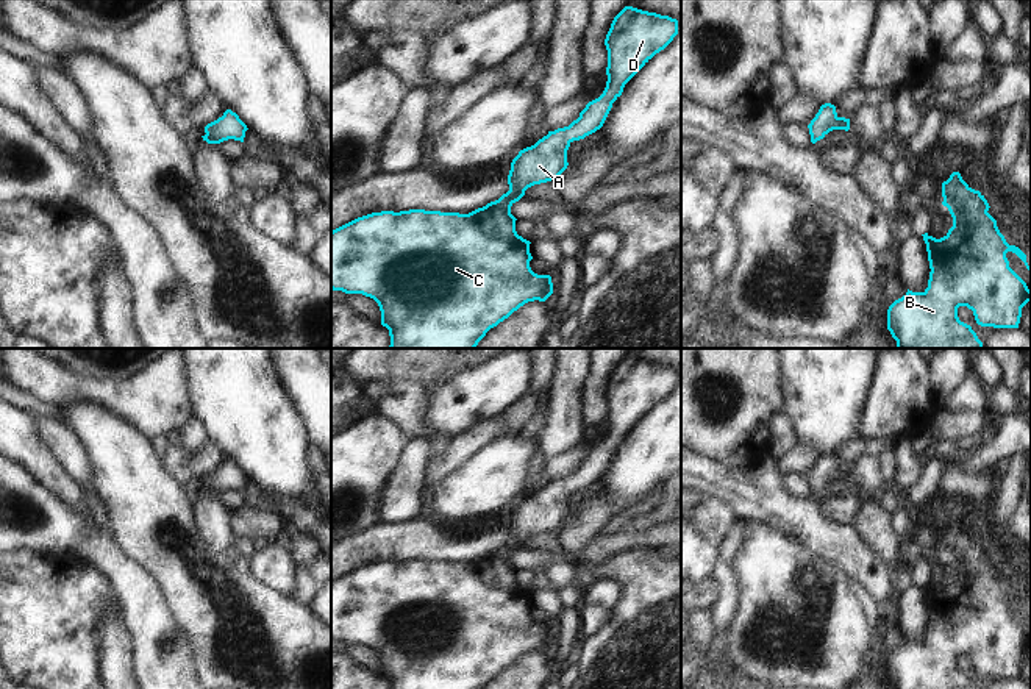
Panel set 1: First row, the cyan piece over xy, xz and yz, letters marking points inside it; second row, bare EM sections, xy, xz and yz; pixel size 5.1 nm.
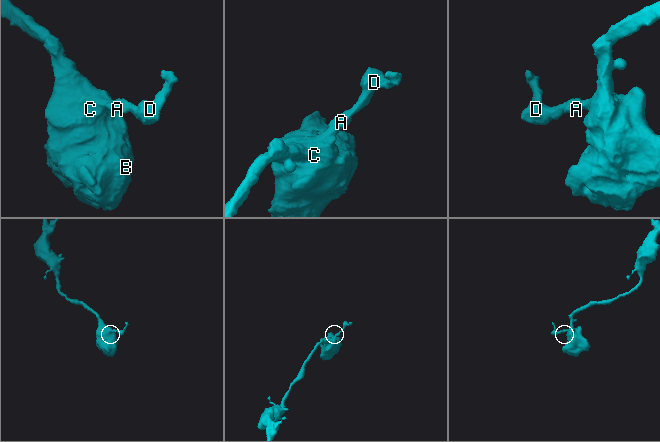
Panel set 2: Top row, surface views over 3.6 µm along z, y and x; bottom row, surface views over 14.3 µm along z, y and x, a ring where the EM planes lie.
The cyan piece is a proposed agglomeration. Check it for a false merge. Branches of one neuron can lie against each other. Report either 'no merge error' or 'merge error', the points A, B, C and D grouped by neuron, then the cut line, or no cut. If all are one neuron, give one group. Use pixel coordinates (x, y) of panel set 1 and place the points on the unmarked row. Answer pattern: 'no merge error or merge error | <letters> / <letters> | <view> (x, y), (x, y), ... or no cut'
no merge error | A B C D | no cut

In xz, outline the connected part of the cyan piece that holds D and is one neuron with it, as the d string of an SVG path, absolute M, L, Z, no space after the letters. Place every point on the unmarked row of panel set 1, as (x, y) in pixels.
M625 356L612 370L606 384L608 400L606 437L603 444L589 452L580 467L569 477L548 481L534 495L519 502L511 512L508 525L509 541L498 550L469 564L441 562L425 559L381 561L358 567L331 581L331 639L345 644L362 644L373 648L381 661L381 675L389 680L391 689L483 689L486 683L508 669L528 652L545 652L553 644L550 625L531 620L530 591L516 581L516 567L511 556L534 534L558 528L569 516L567 500L573 491L600 480L622 445L625 434L678 384L678 370L669 366Z

